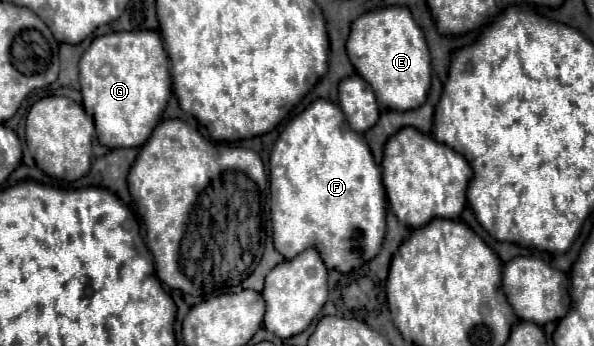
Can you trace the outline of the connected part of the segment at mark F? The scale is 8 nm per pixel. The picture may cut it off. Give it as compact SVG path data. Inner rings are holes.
M323 98L315 100L283 128L269 156L269 190L273 240L283 258L291 260L299 252L315 248L327 268L349 272L379 254L385 236L385 188L381 172L365 138L349 128L341 108L333 102Z

